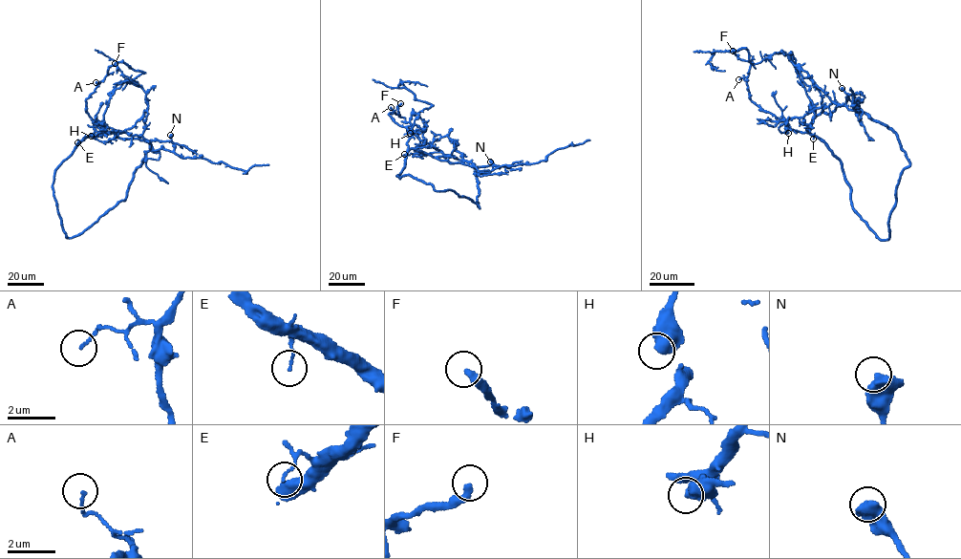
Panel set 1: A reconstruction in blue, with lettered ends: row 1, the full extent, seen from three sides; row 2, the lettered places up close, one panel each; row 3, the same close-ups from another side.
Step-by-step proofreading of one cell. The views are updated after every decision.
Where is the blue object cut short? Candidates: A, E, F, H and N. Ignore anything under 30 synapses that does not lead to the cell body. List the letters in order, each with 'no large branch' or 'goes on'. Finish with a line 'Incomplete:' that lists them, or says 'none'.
A: no large branch
E: no large branch
F: no large branch
H: no large branch
N: no large branch
Incomplete: none

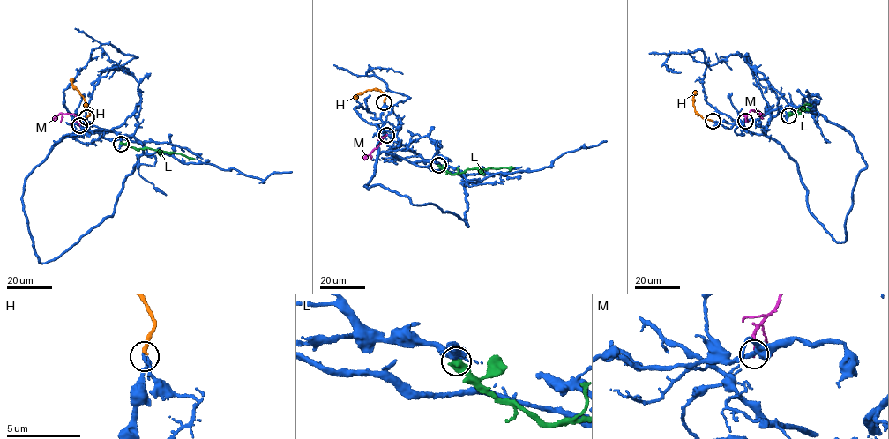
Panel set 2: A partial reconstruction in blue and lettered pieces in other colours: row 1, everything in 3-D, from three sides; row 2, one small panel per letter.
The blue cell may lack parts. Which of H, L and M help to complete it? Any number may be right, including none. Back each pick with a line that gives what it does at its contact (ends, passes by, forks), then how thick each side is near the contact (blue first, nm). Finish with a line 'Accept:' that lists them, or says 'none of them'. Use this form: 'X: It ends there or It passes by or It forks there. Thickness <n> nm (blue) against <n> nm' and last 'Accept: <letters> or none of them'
H: It ends there. Thickness 180 nm (blue) against 200 nm
Accept: H

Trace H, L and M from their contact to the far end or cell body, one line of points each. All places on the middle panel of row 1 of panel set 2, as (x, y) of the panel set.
H: (384, 102), (385, 95), (376, 88), (357, 94), (356, 99)
L: (438, 165), (455, 174), (467, 169), (514, 167)
M: (386, 135), (364, 159)

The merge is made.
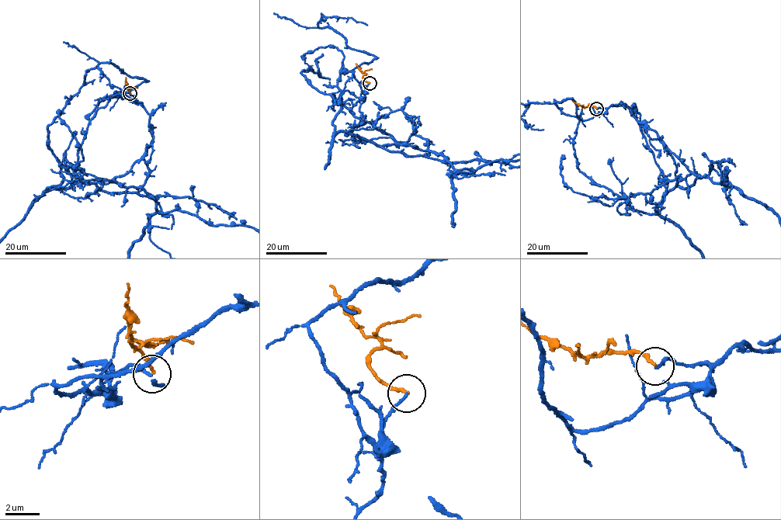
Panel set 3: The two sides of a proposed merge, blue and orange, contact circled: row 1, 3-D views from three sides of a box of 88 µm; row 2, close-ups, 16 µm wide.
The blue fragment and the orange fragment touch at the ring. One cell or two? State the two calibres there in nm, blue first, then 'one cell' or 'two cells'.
calibres 150 and 180 nm; two cells

